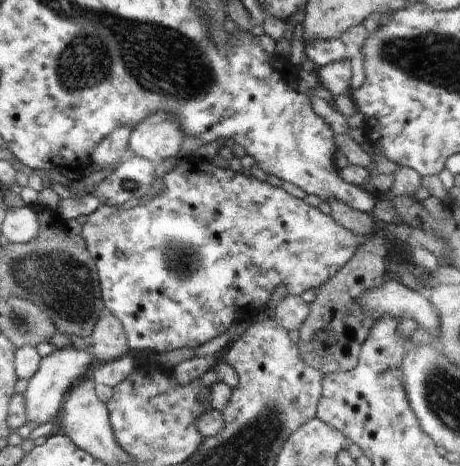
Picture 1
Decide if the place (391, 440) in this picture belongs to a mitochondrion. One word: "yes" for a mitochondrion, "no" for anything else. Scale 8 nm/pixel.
no

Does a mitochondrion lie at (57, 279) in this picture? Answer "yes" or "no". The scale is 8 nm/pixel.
yes

